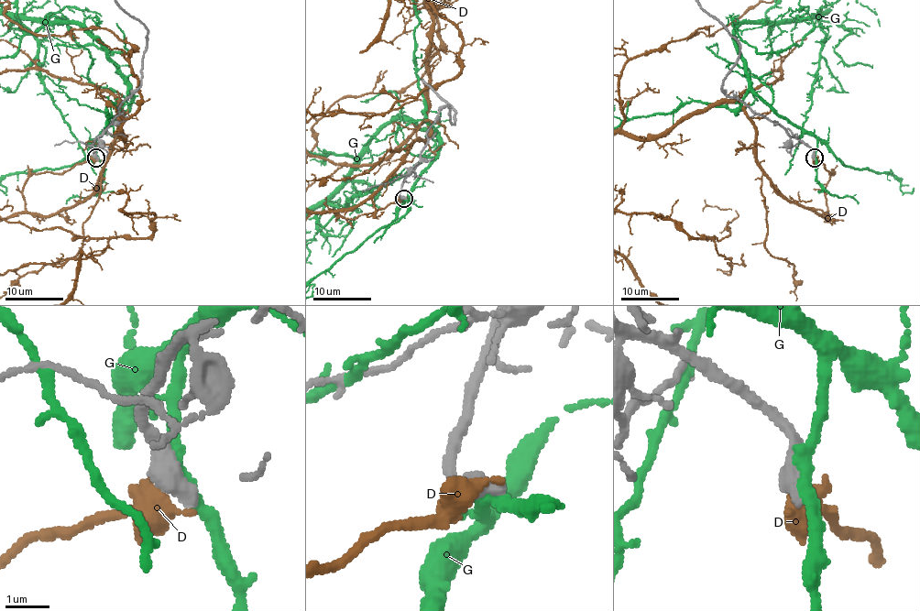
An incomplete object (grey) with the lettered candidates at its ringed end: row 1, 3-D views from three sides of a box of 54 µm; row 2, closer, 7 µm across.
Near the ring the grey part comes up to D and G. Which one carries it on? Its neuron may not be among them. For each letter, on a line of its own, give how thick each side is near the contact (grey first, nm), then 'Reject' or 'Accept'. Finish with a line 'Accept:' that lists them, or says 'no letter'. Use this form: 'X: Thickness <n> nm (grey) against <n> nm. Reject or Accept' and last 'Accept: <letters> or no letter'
D: Thickness 550 nm (grey) against 480 nm. Reject
G: Thickness 600 nm (grey) against 320 nm. Reject
Accept: no letter

